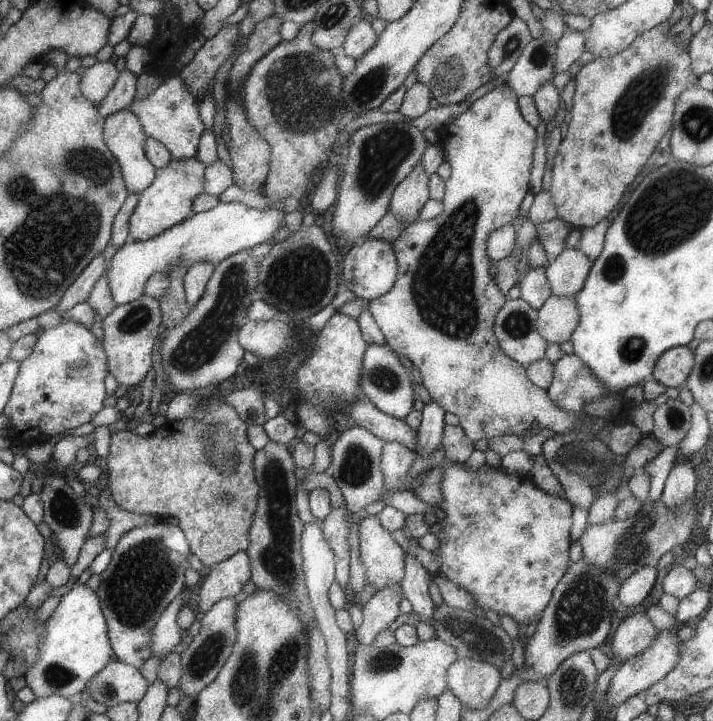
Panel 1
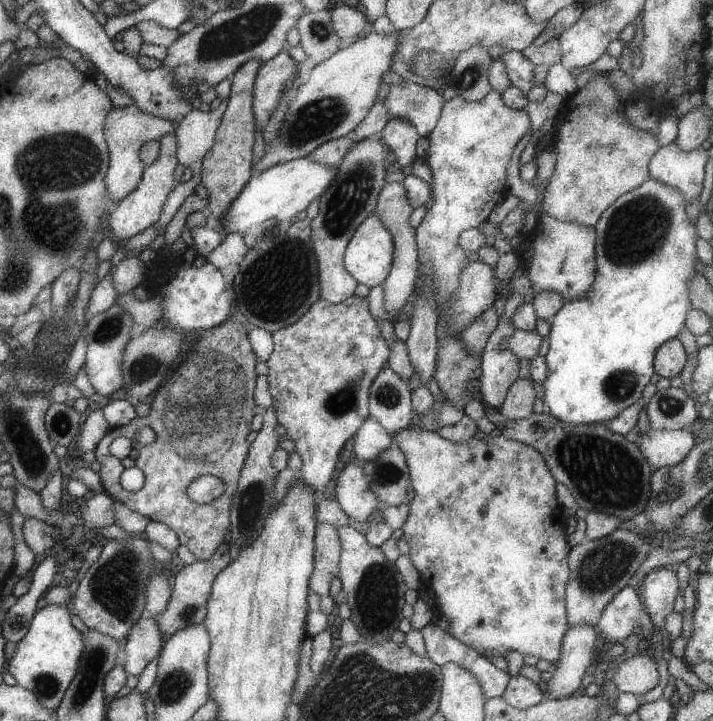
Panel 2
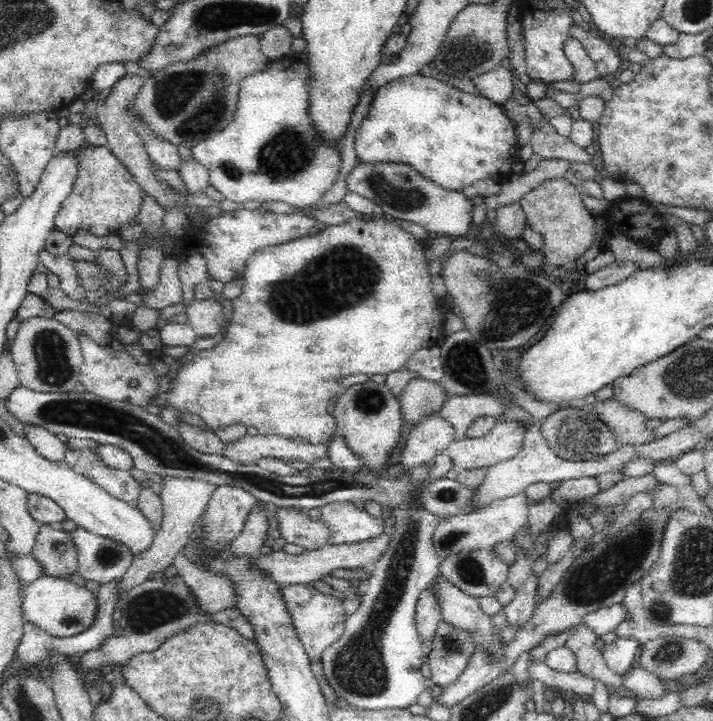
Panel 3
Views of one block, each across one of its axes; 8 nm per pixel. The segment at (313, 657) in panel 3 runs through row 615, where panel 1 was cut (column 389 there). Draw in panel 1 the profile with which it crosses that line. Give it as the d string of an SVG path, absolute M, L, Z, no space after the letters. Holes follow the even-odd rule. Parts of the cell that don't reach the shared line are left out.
M498 84L498 87L489 90L480 98L477 98L465 112L451 120L449 124L442 126L437 132L437 143L440 145L443 153L443 159L451 167L451 174L445 180L445 196L441 201L443 210L429 220L421 220L417 218L407 228L403 228L399 232L399 236L392 242L392 248L396 253L396 264L399 269L396 271L396 280L393 286L389 288L389 292L385 292L379 299L369 301L368 310L375 324L377 324L383 338L385 338L385 345L403 358L407 359L408 364L412 364L417 368L421 375L422 385L425 387L433 402L437 402L444 412L451 412L455 414L459 420L459 426L463 429L465 436L475 443L477 440L489 440L493 436L503 436L504 434L524 434L529 429L531 424L539 424L542 428L547 428L555 434L567 433L571 428L575 428L577 424L588 420L584 413L567 412L563 408L559 408L553 404L551 397L545 389L537 388L535 384L529 381L526 368L524 365L517 364L515 360L511 360L509 356L505 356L504 350L500 348L500 342L496 338L494 332L494 324L496 315L500 312L500 308L504 306L505 298L499 294L500 288L489 276L489 256L487 240L496 228L503 227L507 222L511 222L517 216L517 208L521 198L527 194L527 178L529 178L529 168L531 168L531 152L533 152L533 128L521 116L519 108L519 98L516 93L505 85Z

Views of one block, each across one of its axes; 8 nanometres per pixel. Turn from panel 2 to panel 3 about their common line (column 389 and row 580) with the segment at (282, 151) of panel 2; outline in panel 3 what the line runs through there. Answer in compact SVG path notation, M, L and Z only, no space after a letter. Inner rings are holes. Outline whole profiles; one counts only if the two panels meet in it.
M40 576L25 588L21 600L22 616L25 622L39 628L52 638L68 638L87 629L94 621L96 601L88 590L76 588L66 578Z

